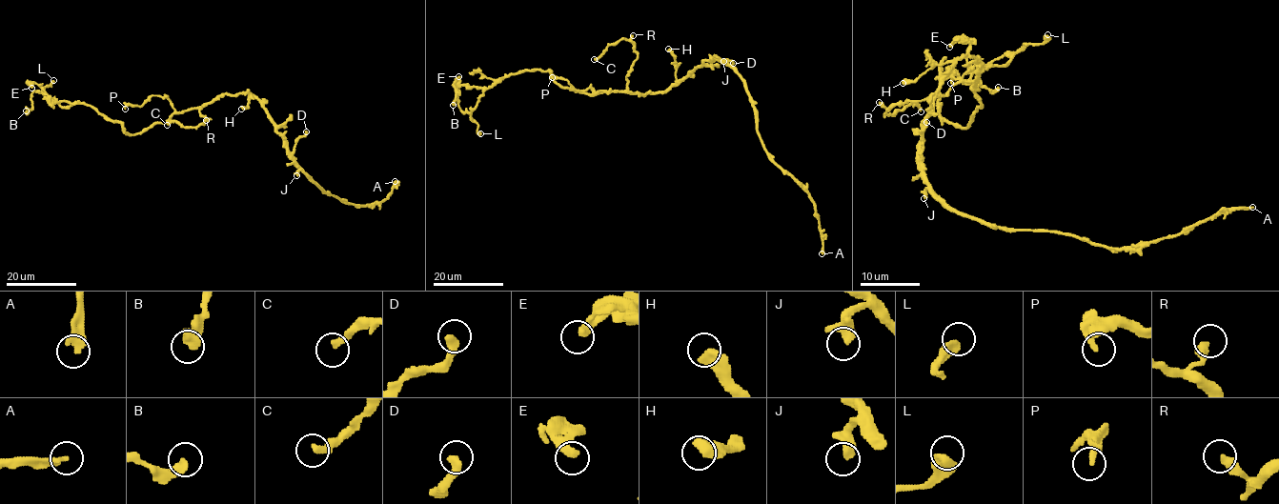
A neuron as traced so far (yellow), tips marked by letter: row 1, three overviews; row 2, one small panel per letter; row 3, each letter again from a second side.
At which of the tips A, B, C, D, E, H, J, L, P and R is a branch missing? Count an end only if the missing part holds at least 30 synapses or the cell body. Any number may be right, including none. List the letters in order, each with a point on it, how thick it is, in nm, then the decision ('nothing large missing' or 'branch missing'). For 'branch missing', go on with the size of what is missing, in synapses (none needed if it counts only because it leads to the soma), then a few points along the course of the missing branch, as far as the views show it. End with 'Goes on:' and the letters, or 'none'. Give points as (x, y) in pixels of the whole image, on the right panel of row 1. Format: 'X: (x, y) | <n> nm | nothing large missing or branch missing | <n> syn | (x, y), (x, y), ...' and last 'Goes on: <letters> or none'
A: (1252, 207) | 360 nm | branch missing | 150 syn
B: (998, 87) | 400 nm | nothing large missing
C: (921, 111) | 320 nm | nothing large missing
D: (926, 122) | 400 nm | nothing large missing
E: (949, 47) | 360 nm | nothing large missing
H: (903, 83) | 600 nm | nothing large missing
J: (923, 198) | 340 nm | nothing large missing
L: (1047, 34) | 500 nm | nothing large missing
P: (950, 83) | 260 nm | nothing large missing
R: (879, 102) | 380 nm | nothing large missing
Goes on: A

